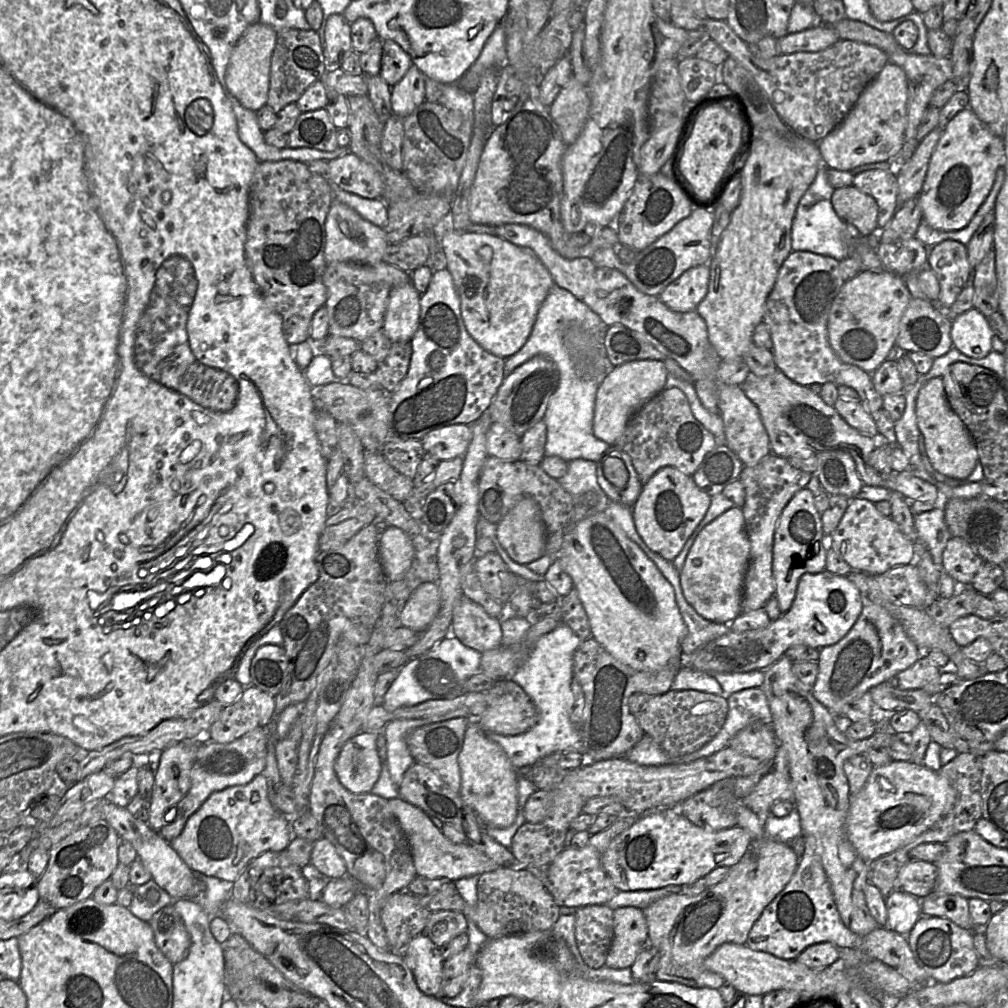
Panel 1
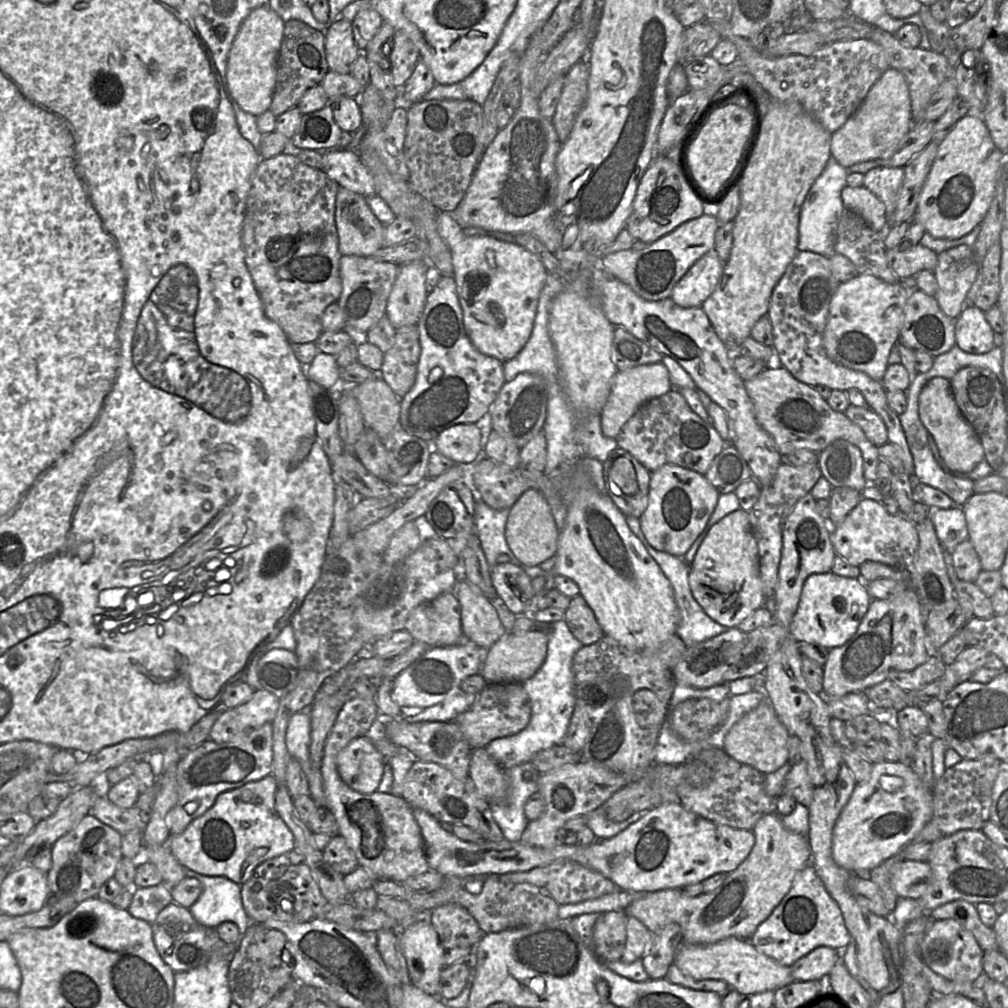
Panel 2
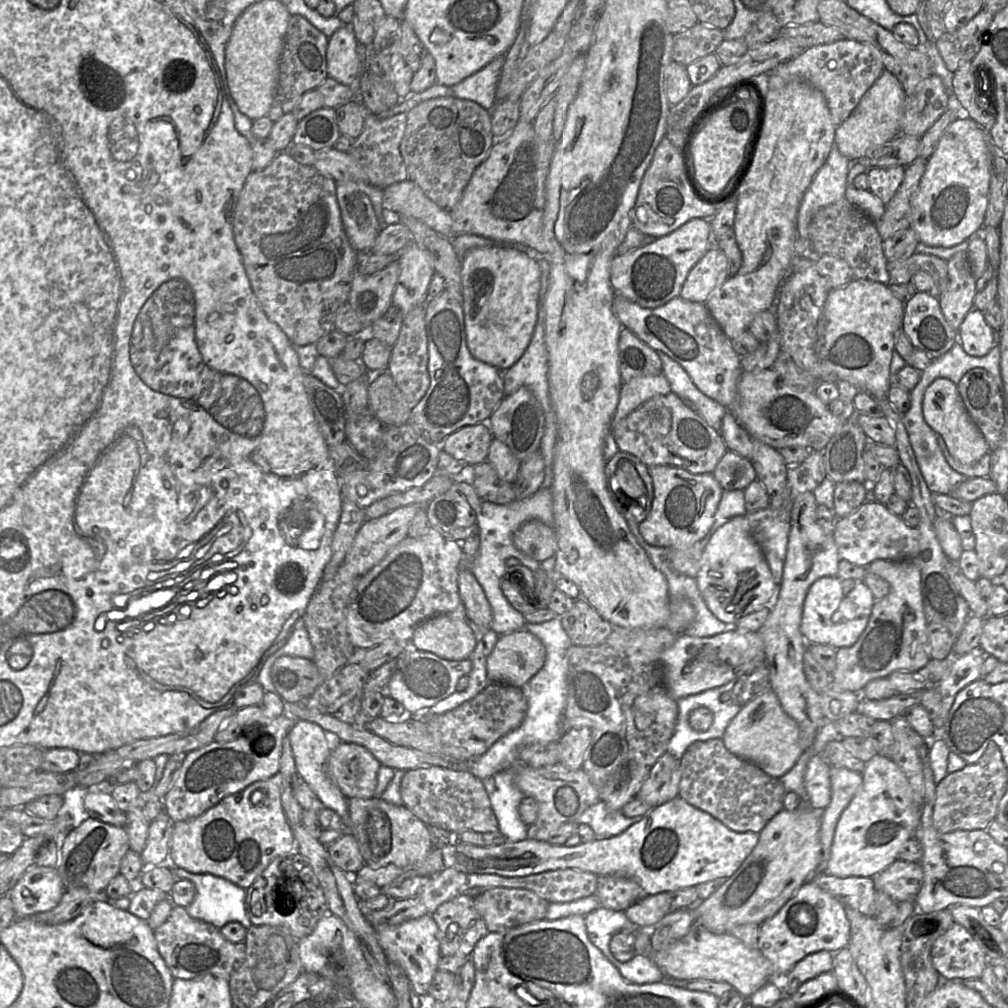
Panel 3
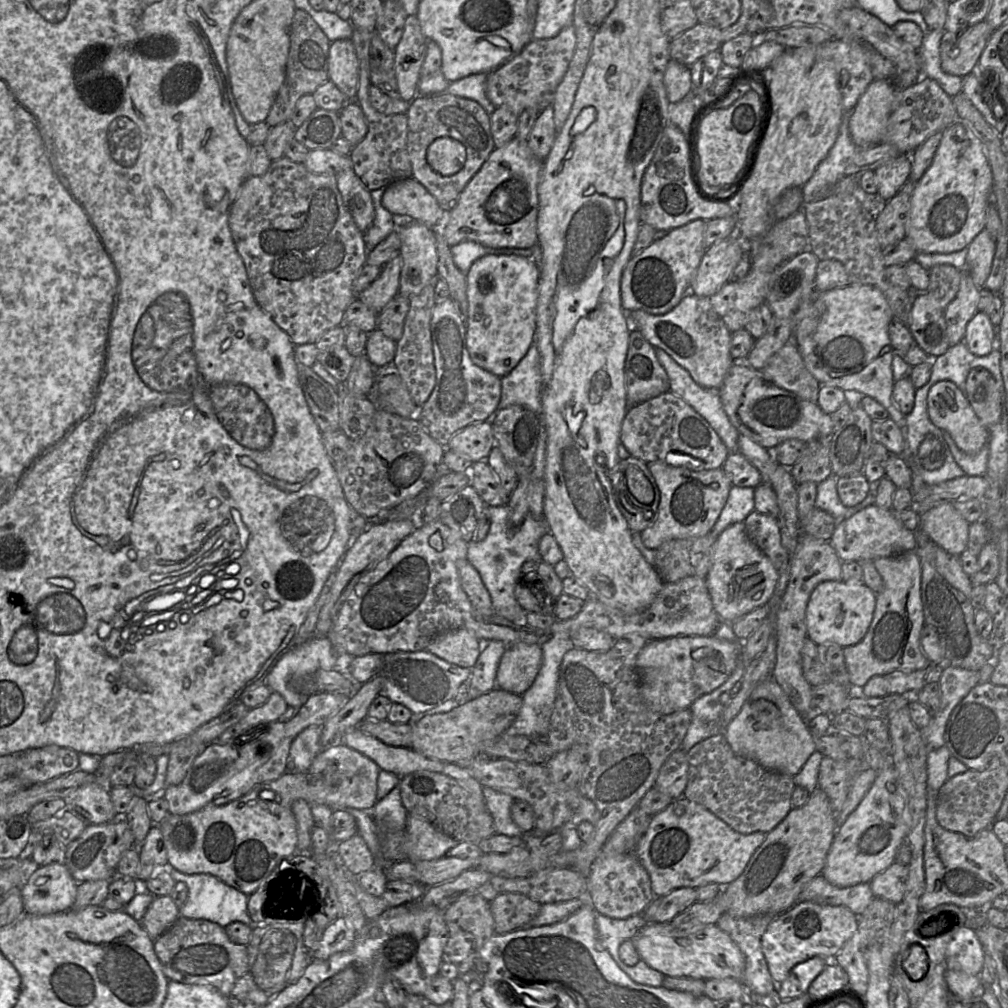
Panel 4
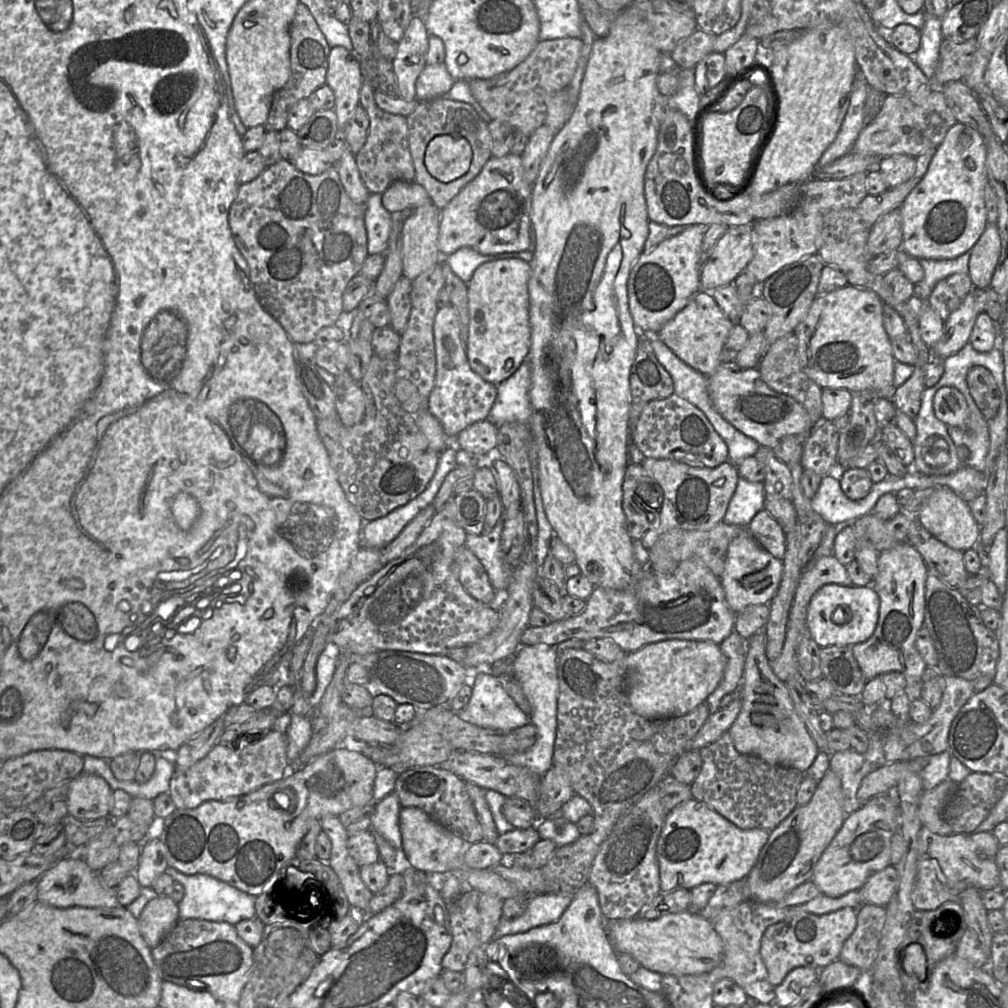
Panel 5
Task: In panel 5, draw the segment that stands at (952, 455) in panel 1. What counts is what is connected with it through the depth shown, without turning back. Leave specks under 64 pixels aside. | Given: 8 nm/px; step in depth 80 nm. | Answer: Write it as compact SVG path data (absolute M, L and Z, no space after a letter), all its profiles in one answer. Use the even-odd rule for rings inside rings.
M941 387L934 395L935 416L947 426L962 427L969 417L969 409L962 393L954 387Z

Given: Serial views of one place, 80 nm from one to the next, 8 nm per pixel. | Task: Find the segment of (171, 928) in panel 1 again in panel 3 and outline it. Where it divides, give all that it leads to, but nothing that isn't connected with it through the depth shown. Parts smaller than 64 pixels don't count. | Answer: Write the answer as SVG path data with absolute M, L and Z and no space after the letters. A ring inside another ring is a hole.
M174 905L168 919L153 932L158 952L174 978L189 980L212 975L229 980L245 960L244 942L227 940L216 926L189 916L185 907Z

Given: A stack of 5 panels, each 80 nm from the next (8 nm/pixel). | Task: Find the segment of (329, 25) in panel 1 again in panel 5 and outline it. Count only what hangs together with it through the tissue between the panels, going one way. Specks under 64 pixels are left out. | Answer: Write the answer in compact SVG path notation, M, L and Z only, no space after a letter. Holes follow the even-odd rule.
M342 46L332 47L326 84L335 96L334 111L337 116L339 136L343 139L344 128L355 108L359 106L362 83L360 62L354 51L349 51Z

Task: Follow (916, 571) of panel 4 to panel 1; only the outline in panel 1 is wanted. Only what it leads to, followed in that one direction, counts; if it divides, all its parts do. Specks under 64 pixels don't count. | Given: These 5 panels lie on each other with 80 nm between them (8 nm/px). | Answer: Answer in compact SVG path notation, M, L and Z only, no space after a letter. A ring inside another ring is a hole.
M865 603L850 631L839 642L820 649L818 675L811 692L833 715L840 716L845 705L869 692L871 688L890 681L895 675L912 666L920 658L920 650L907 636L902 625L883 607L873 603Z

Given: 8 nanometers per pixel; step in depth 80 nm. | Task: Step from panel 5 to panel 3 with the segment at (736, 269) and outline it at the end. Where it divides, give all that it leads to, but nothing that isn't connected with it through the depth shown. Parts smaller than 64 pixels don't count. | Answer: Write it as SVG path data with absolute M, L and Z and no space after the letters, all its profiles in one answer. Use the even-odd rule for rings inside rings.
M709 249L691 269L679 297L705 303L729 277L728 260L720 249Z

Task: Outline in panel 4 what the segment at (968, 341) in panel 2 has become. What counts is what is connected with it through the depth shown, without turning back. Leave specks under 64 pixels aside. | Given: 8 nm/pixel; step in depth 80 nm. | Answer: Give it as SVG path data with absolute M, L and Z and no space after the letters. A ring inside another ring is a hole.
M977 311L967 323L963 342L975 356L986 356L992 351L994 326L989 317Z

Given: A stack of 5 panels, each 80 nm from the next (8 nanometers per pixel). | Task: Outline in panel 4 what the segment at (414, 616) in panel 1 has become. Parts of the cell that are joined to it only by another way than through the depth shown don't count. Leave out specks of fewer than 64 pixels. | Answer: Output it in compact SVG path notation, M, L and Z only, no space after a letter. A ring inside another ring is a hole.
M455 629L437 636L426 651L460 667L473 667L481 651L481 641L467 629Z

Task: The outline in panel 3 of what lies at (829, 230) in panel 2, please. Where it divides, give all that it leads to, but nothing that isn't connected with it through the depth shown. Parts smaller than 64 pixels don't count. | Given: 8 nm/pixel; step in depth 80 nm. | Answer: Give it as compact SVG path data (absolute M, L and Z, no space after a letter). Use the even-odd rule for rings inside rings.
M834 139L834 145L827 160L814 176L799 206L797 214L798 237L800 239L808 239L809 226L817 211L844 198L847 187L853 186L855 178L868 170L862 162L850 161L842 155L835 145Z

